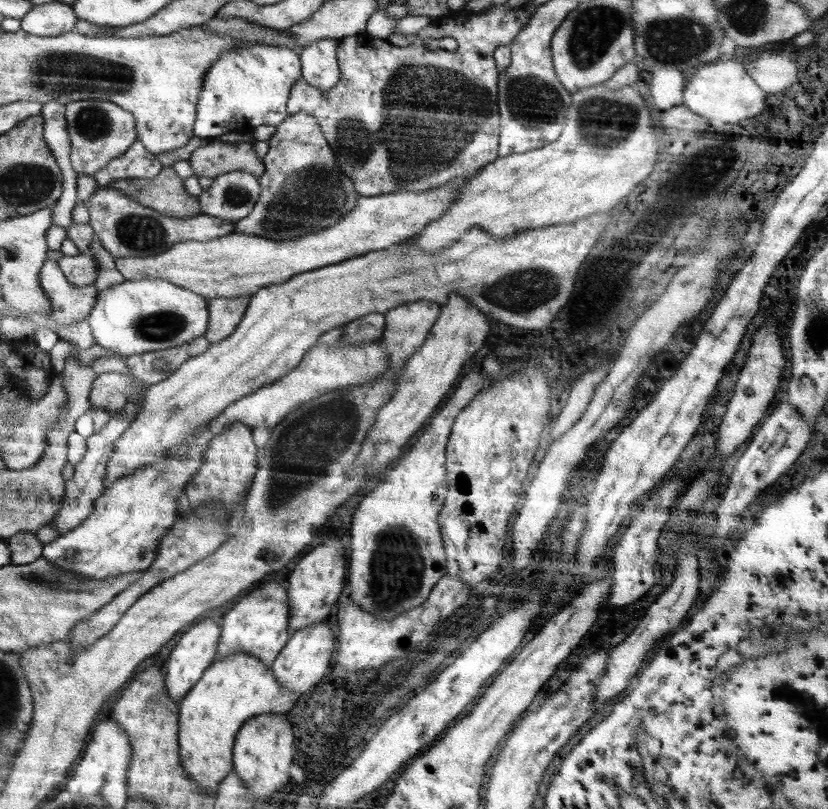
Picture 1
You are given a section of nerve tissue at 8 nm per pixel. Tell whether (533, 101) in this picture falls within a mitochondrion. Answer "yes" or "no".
yes

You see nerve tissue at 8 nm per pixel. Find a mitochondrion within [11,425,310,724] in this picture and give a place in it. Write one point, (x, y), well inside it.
(34, 578)

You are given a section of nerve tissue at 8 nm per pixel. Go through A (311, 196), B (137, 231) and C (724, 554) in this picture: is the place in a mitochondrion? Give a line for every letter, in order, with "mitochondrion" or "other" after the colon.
A: mitochondrion
B: mitochondrion
C: other

